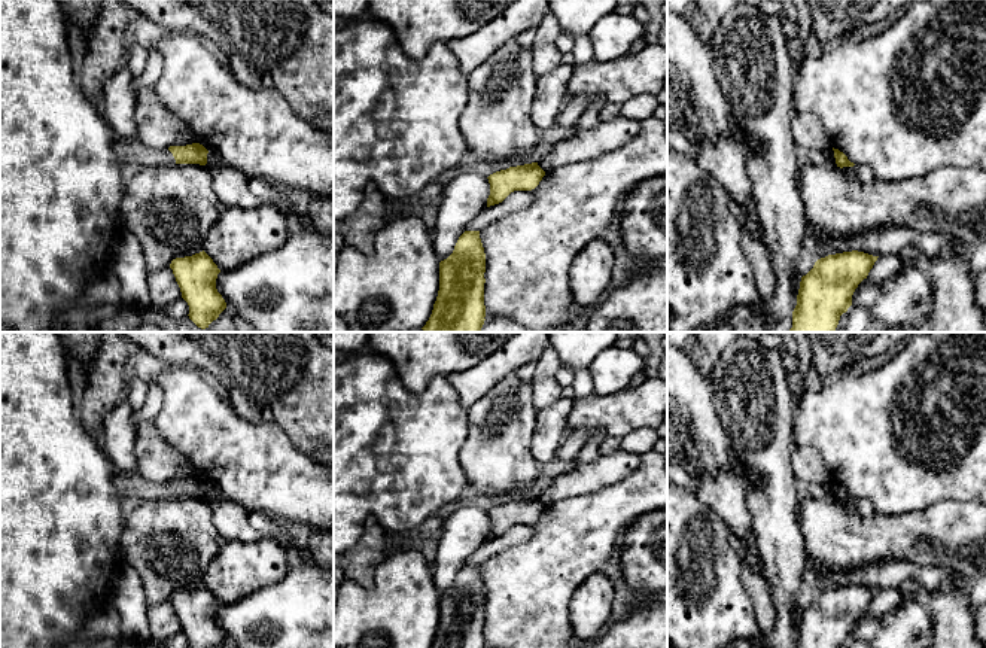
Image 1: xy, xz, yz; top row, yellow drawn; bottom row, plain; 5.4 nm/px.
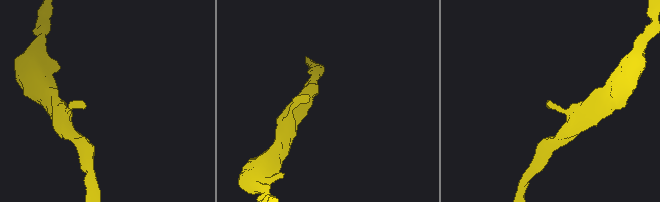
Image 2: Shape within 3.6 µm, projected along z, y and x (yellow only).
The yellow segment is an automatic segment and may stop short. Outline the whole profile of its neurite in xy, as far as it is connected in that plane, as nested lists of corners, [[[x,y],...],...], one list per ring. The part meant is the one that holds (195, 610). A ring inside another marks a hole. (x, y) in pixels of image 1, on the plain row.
[[[204,584],[173,593],[170,602],[182,632],[189,639],[189,648],[220,648],[226,642],[225,633],[216,623],[220,603]]]

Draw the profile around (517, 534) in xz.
[[[514,524],[502,536],[486,541],[466,562],[466,565],[483,565],[492,556],[508,547],[521,544],[533,536],[529,524]]]

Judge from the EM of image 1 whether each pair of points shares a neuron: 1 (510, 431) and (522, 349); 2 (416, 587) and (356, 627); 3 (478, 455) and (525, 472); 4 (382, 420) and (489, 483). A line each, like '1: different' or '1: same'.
1: different
2: same
3: same
4: different

